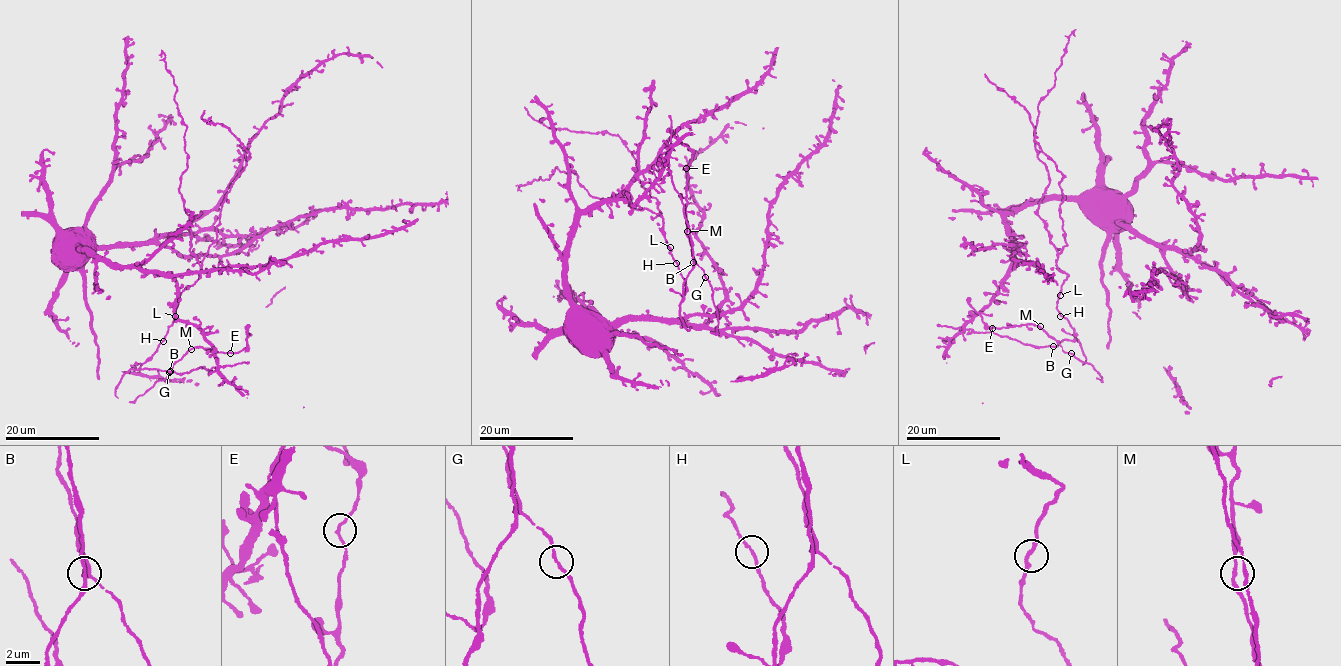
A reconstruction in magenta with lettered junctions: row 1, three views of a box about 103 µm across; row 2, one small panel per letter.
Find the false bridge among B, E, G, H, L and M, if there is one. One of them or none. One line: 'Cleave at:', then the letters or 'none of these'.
Cleave at: none of these

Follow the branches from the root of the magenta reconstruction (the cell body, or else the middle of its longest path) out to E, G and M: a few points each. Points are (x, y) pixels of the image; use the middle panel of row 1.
E: (573, 333), (567, 257), (579, 217), (608, 202), (634, 205), (667, 158), (693, 264), (686, 168)
G: (573, 333), (569, 233), (580, 216), (608, 202), (634, 205), (667, 158), (693, 264), (705, 277)
M: (573, 333), (567, 257), (580, 216), (609, 201), (634, 205), (667, 158), (693, 264), (687, 231)

